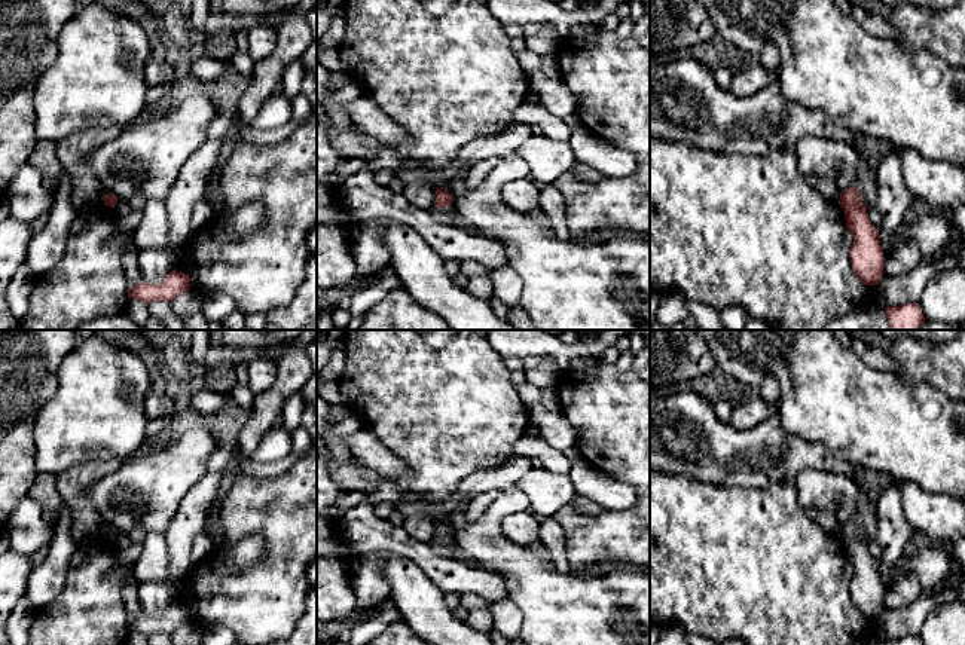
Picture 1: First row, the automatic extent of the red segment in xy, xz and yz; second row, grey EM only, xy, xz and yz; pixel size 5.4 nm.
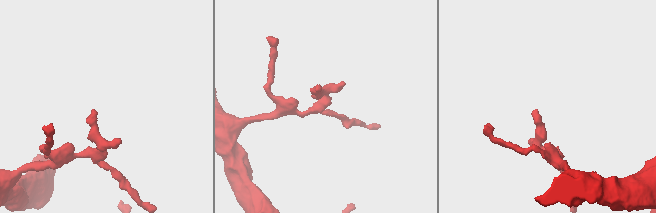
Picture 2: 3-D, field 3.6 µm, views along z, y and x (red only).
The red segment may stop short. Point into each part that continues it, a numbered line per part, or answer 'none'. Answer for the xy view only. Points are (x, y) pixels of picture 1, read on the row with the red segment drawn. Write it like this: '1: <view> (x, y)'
none

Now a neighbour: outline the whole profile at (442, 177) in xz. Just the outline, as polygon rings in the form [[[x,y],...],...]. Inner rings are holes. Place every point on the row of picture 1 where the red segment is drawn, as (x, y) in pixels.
[[[456,161],[436,171],[427,171],[422,168],[412,168],[412,169],[397,168],[394,169],[394,178],[398,178],[406,184],[415,183],[415,181],[428,181],[434,187],[440,189],[440,187],[446,187],[454,180],[455,174],[459,169],[461,169],[461,165]]]

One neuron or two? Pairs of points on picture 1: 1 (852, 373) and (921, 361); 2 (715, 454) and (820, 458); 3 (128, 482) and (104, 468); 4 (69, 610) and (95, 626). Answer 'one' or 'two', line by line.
1: two
2: one
3: two
4: one

